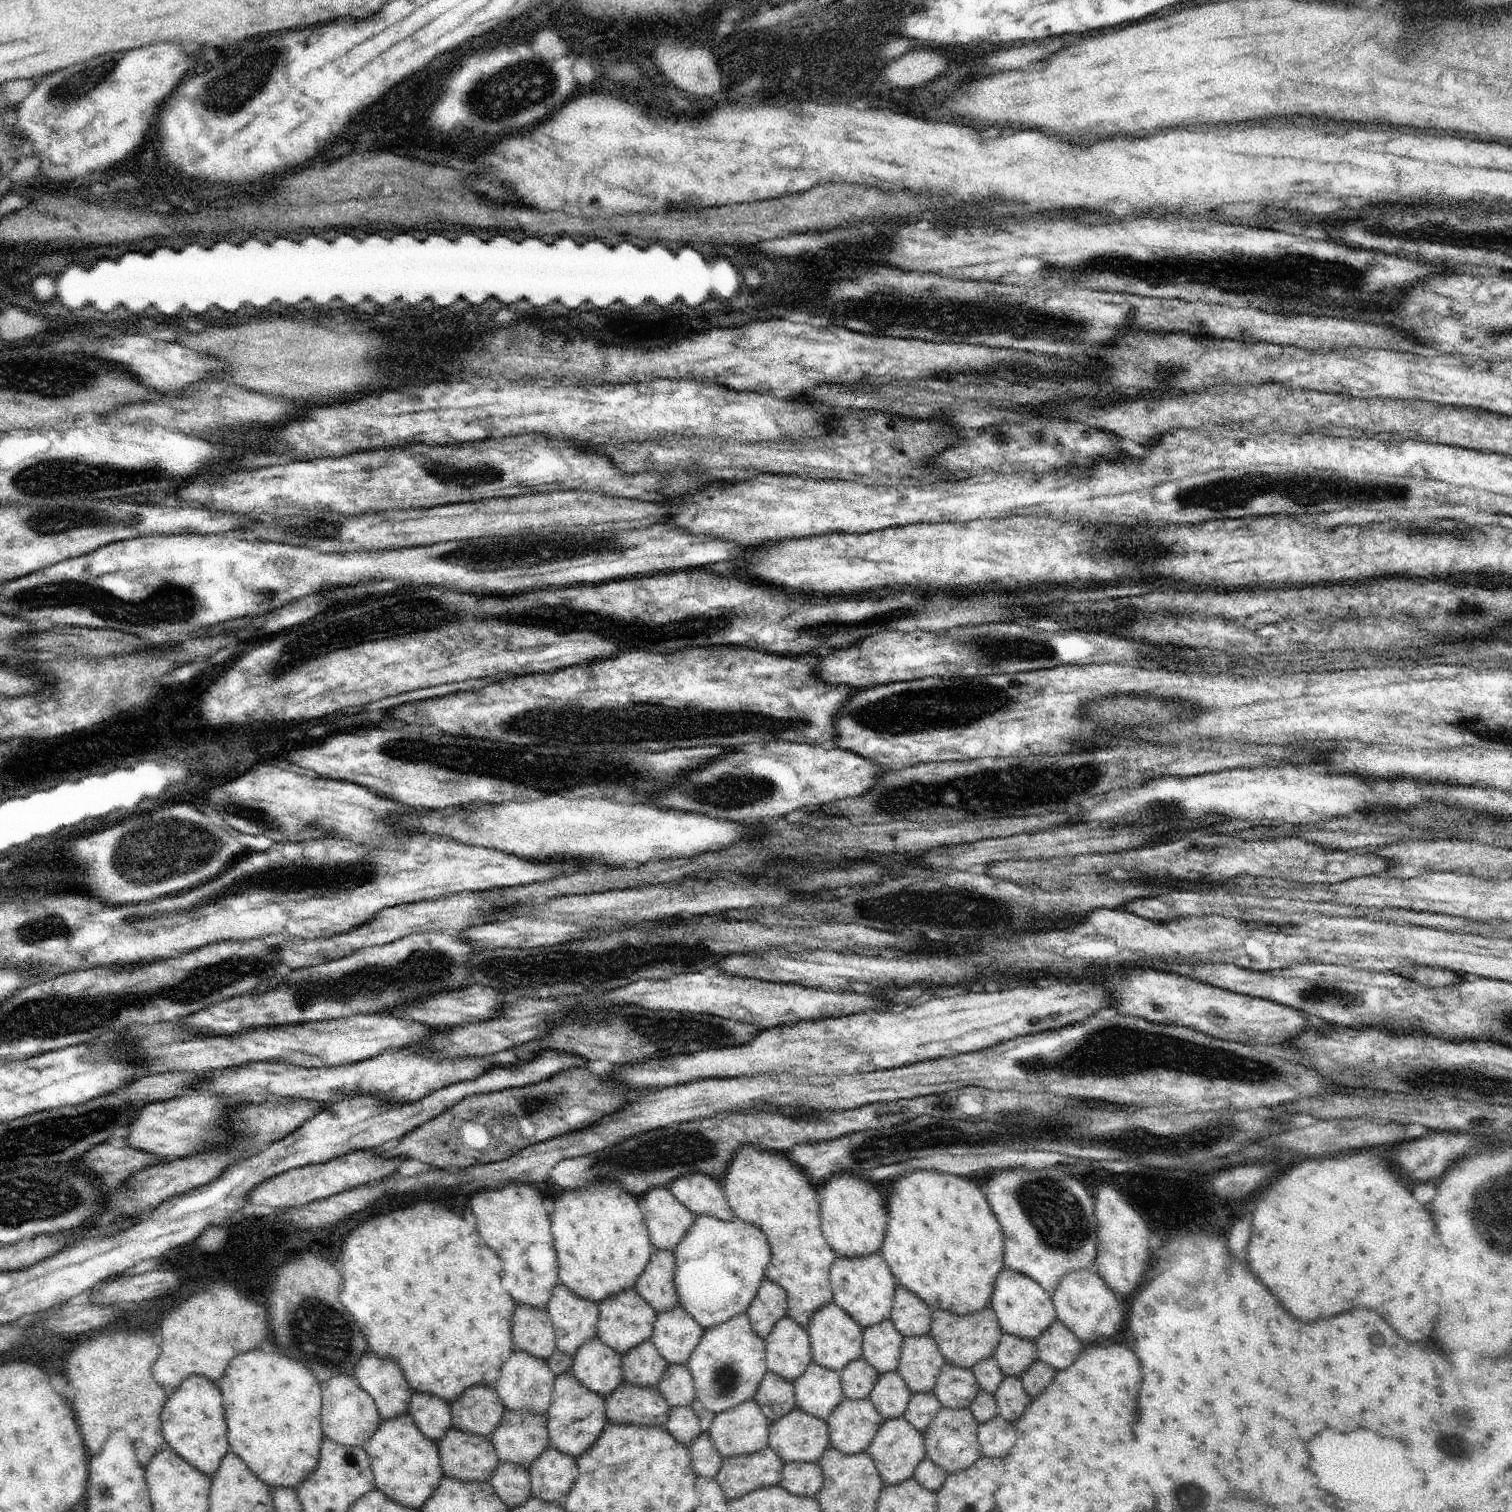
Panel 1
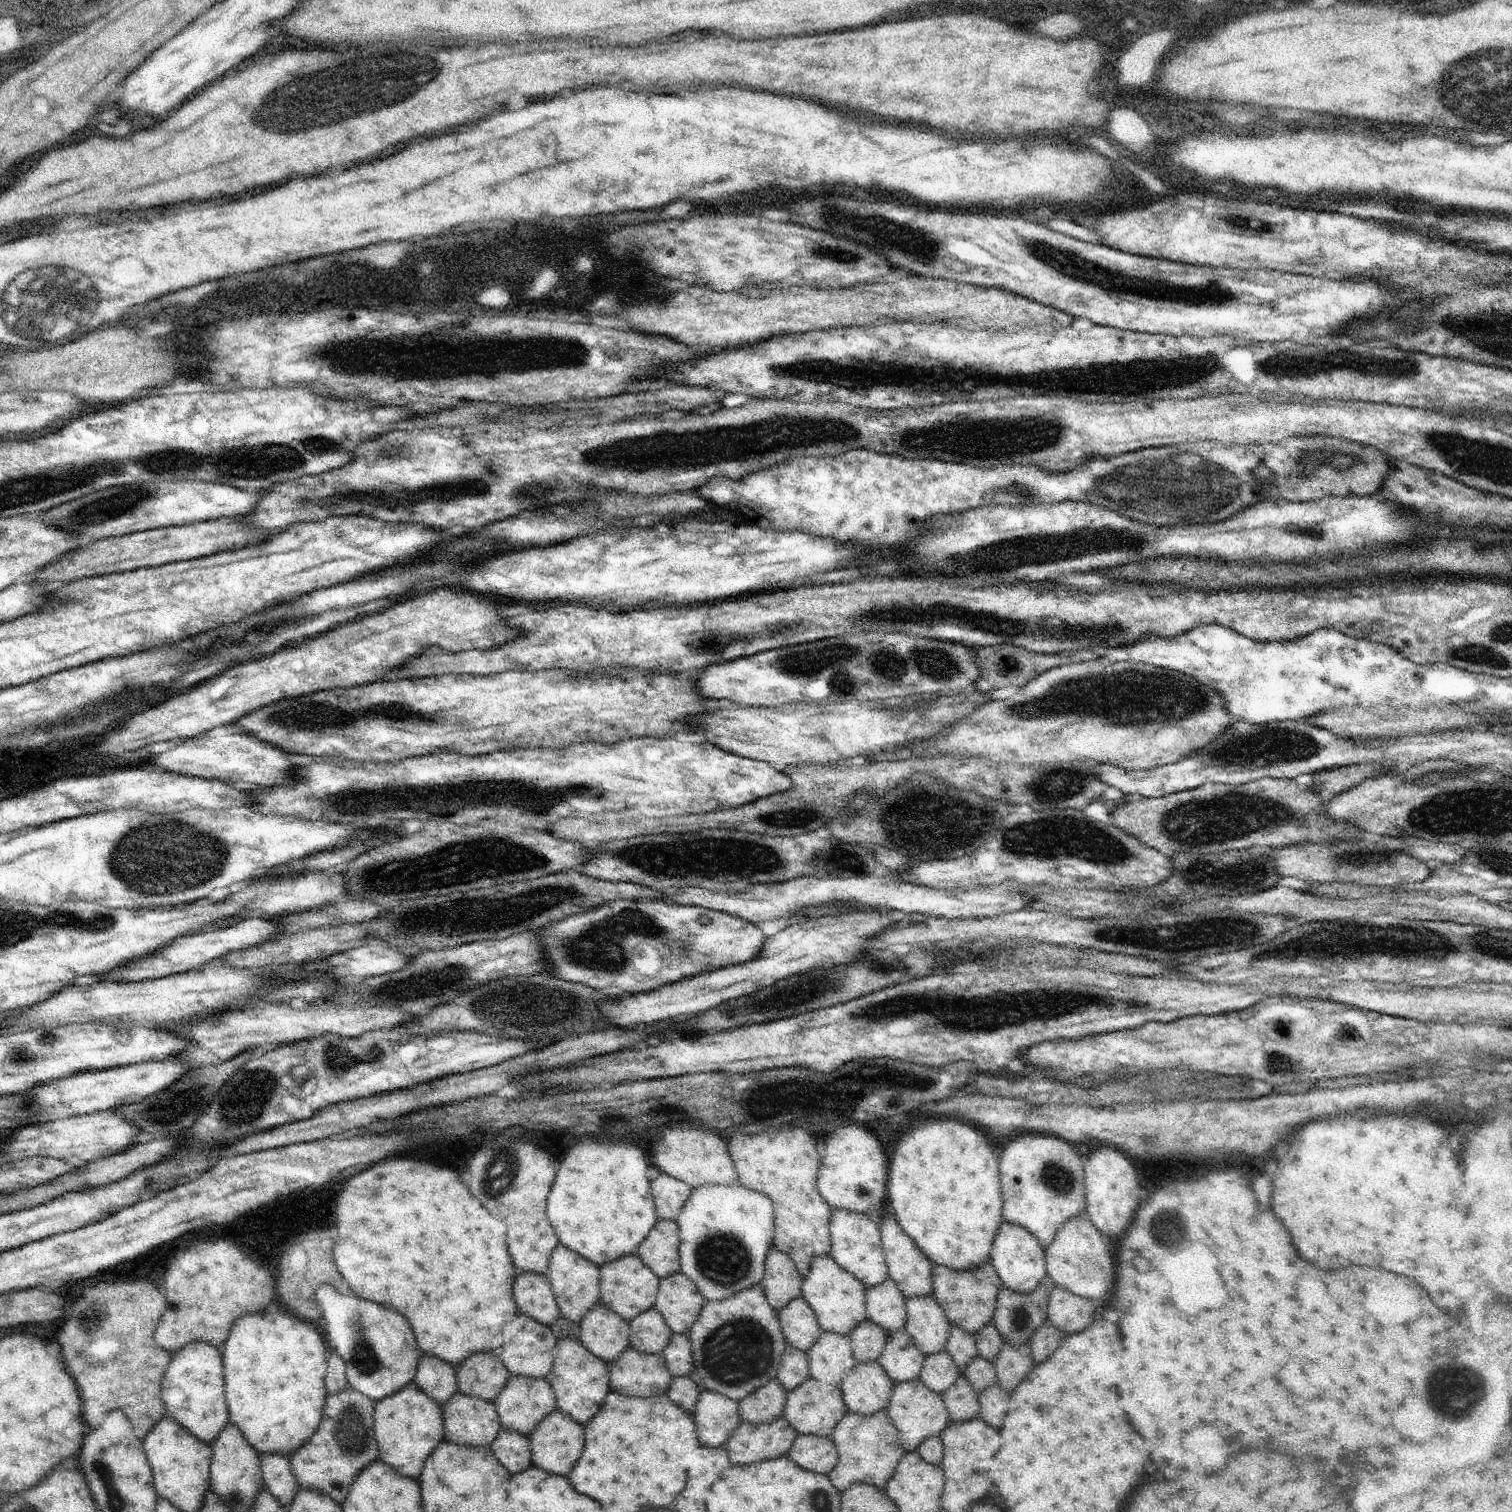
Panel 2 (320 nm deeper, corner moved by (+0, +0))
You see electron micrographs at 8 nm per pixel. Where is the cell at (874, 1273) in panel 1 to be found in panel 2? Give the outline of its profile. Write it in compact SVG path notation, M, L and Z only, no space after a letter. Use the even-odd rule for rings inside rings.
M832 1207L829 1231L831 1234L830 1256L840 1266L854 1273L864 1283L866 1289L869 1286L880 1284L888 1278L881 1232L876 1216Z

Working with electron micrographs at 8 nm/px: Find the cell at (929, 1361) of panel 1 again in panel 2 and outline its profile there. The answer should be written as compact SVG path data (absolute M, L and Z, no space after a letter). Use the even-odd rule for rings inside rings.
M932 1294L905 1300L905 1329L926 1355L942 1351L953 1324Z

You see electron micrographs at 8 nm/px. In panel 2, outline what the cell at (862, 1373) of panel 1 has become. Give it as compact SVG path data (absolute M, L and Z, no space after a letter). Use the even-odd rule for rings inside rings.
M870 1319L863 1320L850 1332L853 1353L860 1363L878 1360L887 1341L885 1330Z

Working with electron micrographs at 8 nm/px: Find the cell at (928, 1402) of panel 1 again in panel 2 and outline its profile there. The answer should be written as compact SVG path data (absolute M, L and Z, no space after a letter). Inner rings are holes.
M948 1351L925 1356L920 1378L933 1390L942 1394L952 1386L961 1373Z

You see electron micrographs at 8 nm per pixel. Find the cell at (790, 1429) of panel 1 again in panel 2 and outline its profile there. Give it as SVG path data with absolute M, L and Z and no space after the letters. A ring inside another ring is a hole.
M808 1377L800 1386L787 1394L783 1417L792 1425L798 1435L815 1434L821 1437L831 1436L836 1423L848 1412L843 1401L841 1387Z

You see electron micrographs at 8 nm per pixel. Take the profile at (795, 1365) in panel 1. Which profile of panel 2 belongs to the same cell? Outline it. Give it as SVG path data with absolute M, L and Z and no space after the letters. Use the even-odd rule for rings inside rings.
M802 1295L781 1308L778 1316L787 1344L806 1352L824 1331L816 1313Z

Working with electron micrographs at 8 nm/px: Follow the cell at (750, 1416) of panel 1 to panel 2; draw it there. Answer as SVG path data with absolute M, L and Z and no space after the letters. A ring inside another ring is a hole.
M777 1378L751 1392L739 1402L741 1422L752 1424L769 1423L783 1416L787 1390Z

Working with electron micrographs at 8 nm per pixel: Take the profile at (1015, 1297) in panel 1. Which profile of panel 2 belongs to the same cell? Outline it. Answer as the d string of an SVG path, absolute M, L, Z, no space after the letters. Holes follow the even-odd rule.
M1003 1220L996 1231L988 1260L996 1269L1003 1286L1017 1293L1032 1292L1048 1276L1045 1248L1039 1238L1027 1228L1008 1221Z

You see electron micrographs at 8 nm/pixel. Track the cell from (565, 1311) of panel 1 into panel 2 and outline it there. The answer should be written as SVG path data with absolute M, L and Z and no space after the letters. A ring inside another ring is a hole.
M560 1242L552 1251L546 1275L551 1282L561 1315L572 1322L581 1322L582 1317L601 1300L599 1266L584 1257L580 1258L580 1254L568 1250Z

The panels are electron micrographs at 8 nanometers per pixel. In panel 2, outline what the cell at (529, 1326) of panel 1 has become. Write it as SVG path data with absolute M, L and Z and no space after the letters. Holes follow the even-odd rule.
M532 1272L520 1274L514 1284L514 1300L520 1312L548 1326L561 1315L547 1275Z

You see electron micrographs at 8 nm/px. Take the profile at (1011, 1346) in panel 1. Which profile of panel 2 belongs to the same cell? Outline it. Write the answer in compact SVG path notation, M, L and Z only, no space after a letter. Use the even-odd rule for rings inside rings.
M1048 1276L1044 1278L1044 1281L1040 1281L1038 1286L1029 1293L1017 1293L1004 1286L1000 1289L993 1321L1000 1334L1004 1337L1005 1342L1013 1345L1029 1342L1034 1331L1038 1330L1040 1325L1047 1320L1047 1306L1052 1289L1053 1283Z

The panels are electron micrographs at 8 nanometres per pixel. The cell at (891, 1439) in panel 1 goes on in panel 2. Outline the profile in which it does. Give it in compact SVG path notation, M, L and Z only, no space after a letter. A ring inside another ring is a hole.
M920 1377L896 1383L887 1406L888 1416L897 1426L899 1441L908 1451L916 1451L918 1445L928 1437L940 1437L949 1425L949 1410L943 1395L933 1391Z

